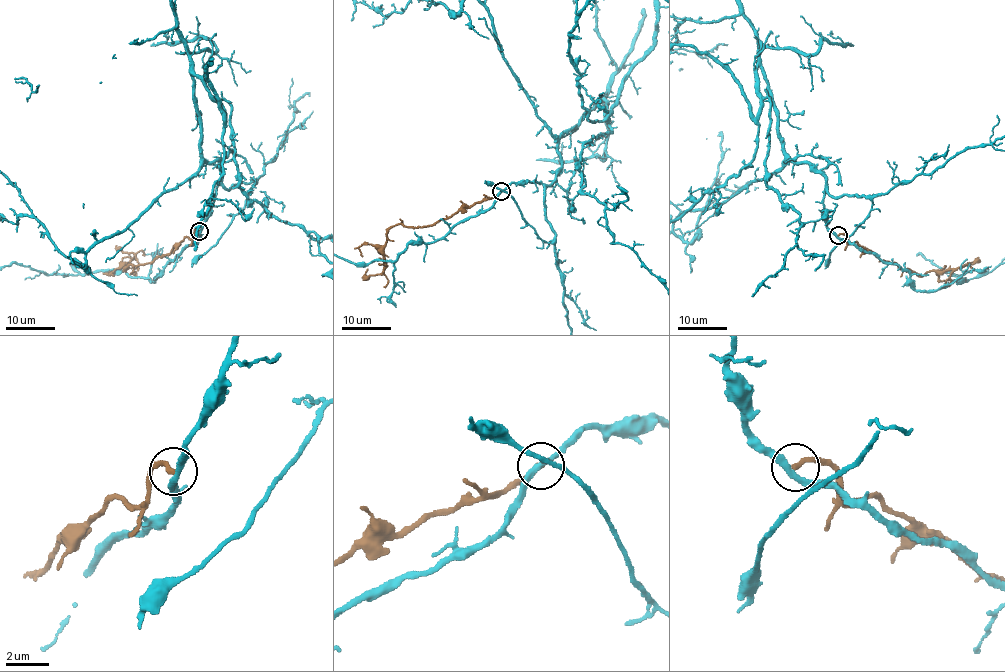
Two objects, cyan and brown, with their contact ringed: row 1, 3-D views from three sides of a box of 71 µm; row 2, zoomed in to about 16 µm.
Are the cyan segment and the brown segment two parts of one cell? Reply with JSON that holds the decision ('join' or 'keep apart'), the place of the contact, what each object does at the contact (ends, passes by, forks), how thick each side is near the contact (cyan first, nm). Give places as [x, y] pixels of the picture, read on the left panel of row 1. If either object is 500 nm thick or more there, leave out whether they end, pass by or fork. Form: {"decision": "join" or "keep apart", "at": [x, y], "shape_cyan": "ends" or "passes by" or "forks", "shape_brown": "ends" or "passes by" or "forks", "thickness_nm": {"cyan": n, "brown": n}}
{"decision": "keep apart", "at": [199, 231], "shape_cyan": "passes by", "shape_brown": "ends", "thickness_nm": {"cyan": 280, "brown": 240}}

